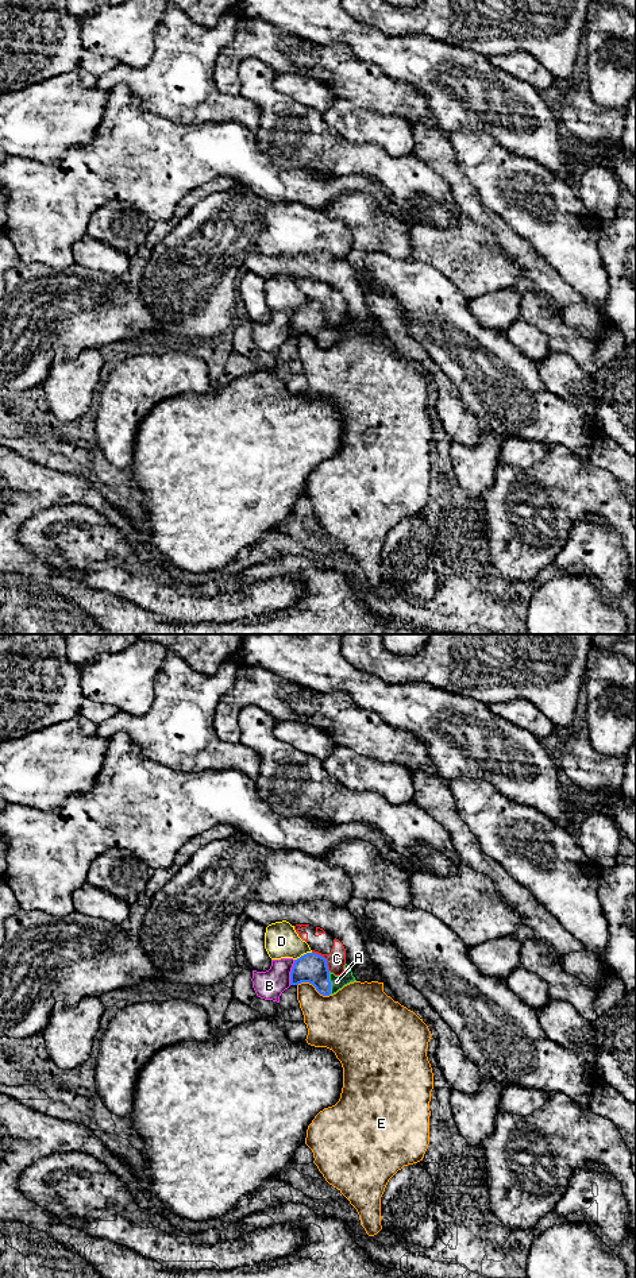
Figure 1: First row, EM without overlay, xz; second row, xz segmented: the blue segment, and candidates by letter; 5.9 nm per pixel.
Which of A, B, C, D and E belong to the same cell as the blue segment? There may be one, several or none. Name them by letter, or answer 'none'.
A

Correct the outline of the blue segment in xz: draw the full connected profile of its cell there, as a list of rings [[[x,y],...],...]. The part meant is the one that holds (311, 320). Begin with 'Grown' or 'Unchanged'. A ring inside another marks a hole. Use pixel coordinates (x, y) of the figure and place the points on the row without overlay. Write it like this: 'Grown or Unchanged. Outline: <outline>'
Grown. Outline: [[[307,305],[297,310],[290,324],[290,337],[309,335],[323,348],[334,347],[354,333],[356,332],[347,316],[344,324],[335,328],[328,323],[327,312],[316,305]]]

